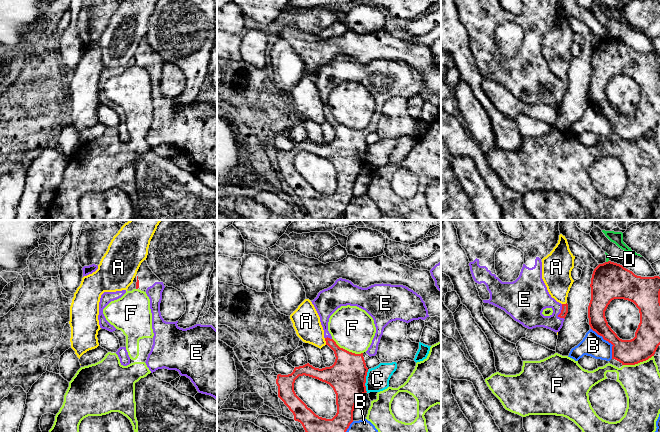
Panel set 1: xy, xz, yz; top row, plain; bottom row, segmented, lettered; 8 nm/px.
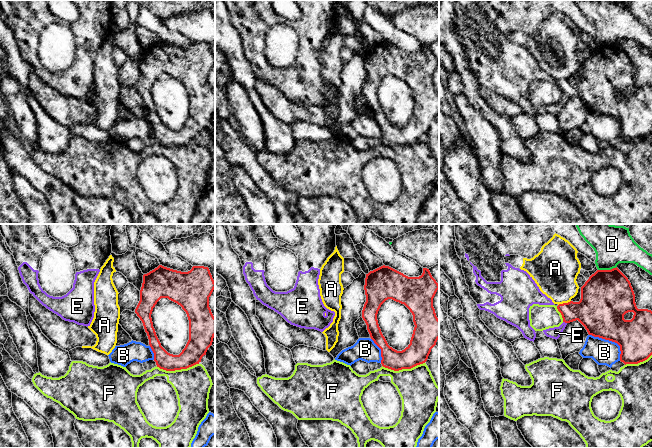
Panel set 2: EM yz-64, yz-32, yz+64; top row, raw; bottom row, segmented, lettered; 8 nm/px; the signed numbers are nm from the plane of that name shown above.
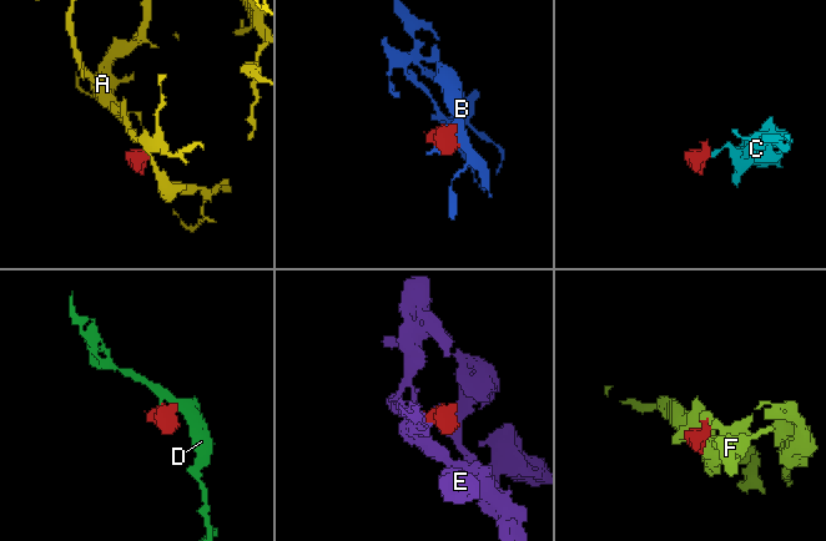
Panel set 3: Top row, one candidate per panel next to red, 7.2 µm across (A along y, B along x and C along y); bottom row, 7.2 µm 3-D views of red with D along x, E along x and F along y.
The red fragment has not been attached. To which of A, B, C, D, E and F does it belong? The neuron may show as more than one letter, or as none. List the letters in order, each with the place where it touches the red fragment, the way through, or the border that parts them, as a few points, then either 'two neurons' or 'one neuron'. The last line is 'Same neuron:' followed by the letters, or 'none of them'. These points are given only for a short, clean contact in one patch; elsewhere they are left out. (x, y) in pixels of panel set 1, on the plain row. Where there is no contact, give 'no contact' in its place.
A: xz (325, 116) | along xz (324, 114), (326, 120) | two neurons
B: yz (608, 117) | two neurons
C: xz (365, 157) | along xz (368, 146), (365, 152), (366, 167) | two neurons
D: yz (608, 37) | along yz (608, 36), (606, 38) | two neurons
E: yz (560, 89) | across yz (564, 87), (560, 89), (550, 78), (533, 74) | one neuron
F: xz (346, 126) | two neurons
Same neuron: E

